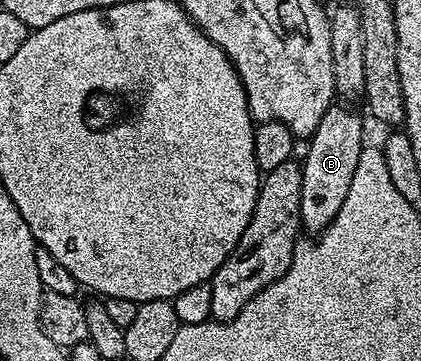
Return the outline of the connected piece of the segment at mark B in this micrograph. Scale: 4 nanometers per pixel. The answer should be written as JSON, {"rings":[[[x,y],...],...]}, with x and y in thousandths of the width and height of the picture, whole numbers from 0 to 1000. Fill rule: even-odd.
{"rings":[[[793,285],[784,291],[777,310],[758,330],[758,352],[748,352],[741,380],[732,382],[729,402],[734,402],[734,416],[724,424],[724,446],[713,449],[715,482],[720,485],[720,529],[710,540],[710,596],[715,598],[715,632],[727,648],[753,651],[760,648],[762,637],[774,634],[777,626],[791,615],[796,596],[805,596],[805,573],[815,573],[815,551],[824,551],[824,529],[834,529],[834,496],[843,496],[843,463],[853,452],[853,429],[862,410],[862,393],[867,368],[857,360],[857,324],[838,302],[827,302],[827,288],[819,285]]]}

